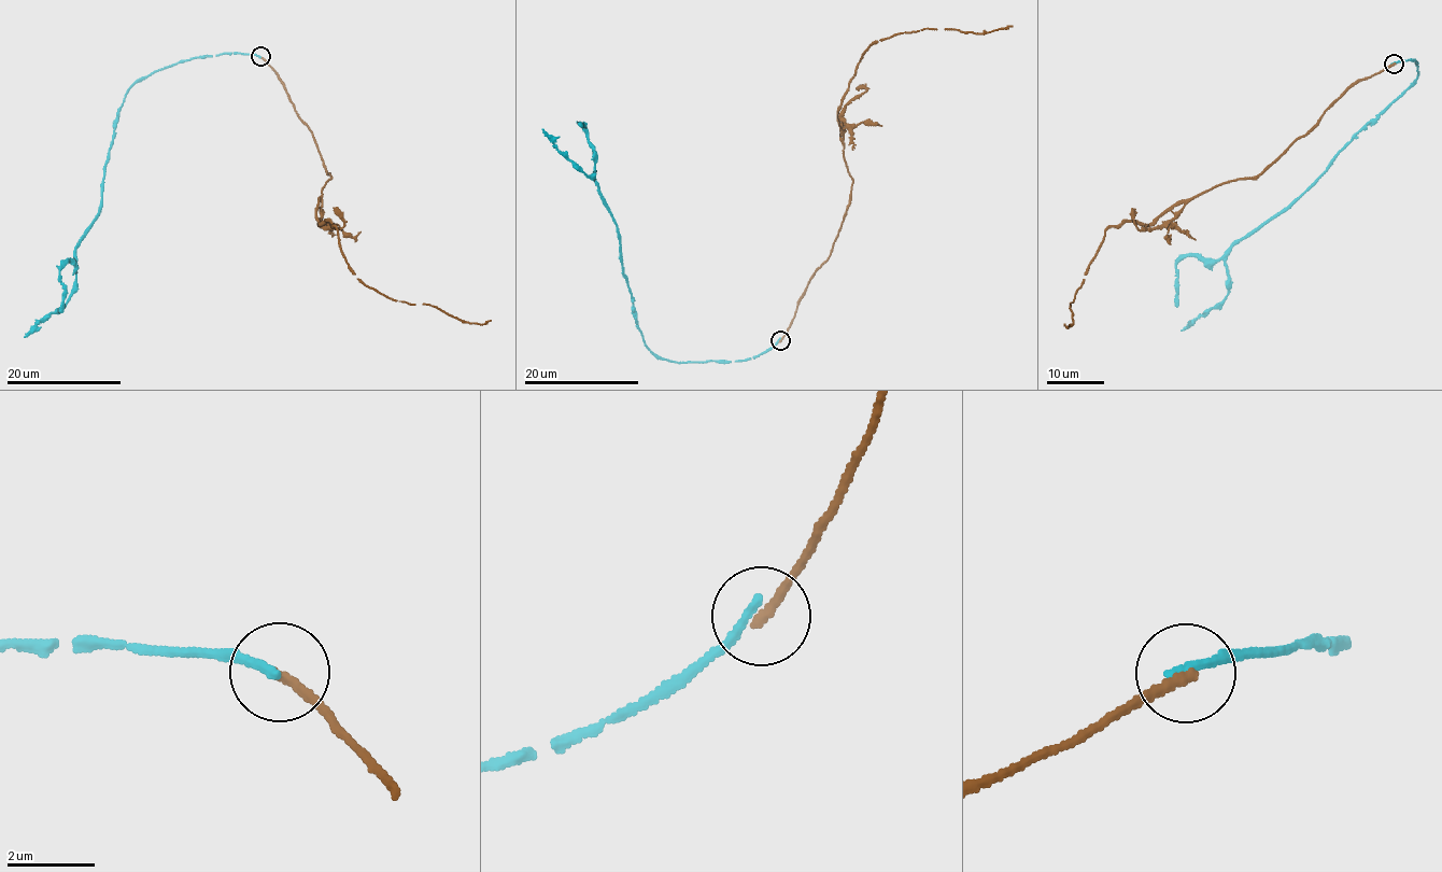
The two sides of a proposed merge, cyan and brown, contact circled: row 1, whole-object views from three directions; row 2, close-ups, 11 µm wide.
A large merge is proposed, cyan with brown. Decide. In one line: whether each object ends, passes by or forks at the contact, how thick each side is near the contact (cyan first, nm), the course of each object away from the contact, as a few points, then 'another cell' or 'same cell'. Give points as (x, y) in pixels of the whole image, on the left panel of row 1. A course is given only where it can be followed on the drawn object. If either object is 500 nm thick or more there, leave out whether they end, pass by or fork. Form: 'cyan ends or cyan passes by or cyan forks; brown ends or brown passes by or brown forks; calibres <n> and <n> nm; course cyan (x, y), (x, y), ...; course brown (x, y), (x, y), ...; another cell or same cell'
cyan ends; brown ends; calibres 200 and 220 nm; course cyan (260, 56), (199, 55), (156, 70), (131, 84), (119, 108), (101, 207), (80, 240), (74, 292), (25, 337); course brown (260, 56), (310, 129), (330, 178), (315, 218), (337, 230), (356, 279), (467, 322), (491, 320); another cell

